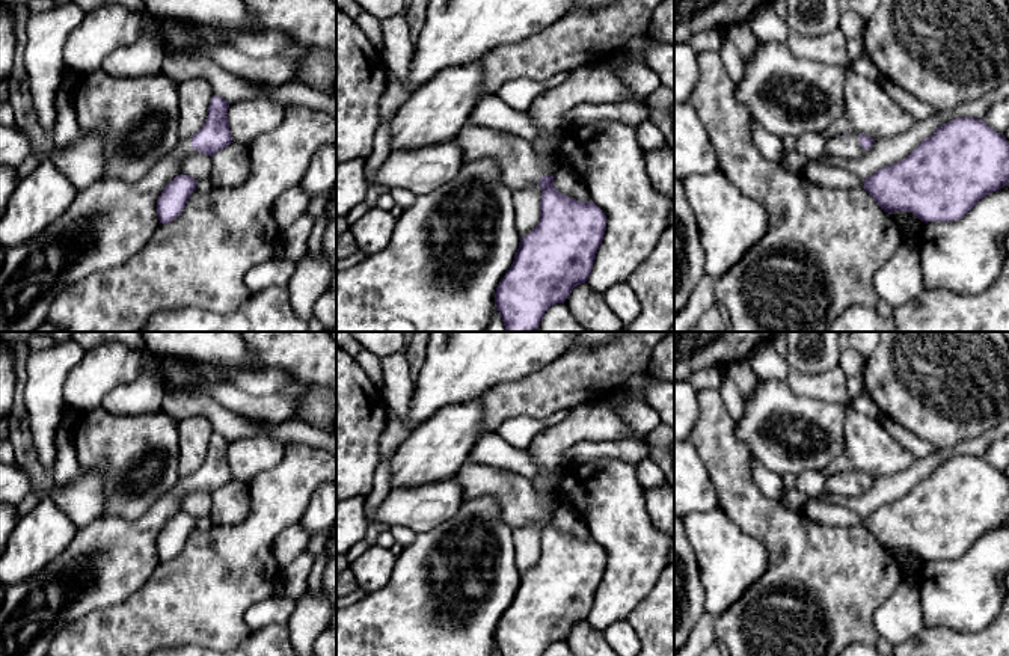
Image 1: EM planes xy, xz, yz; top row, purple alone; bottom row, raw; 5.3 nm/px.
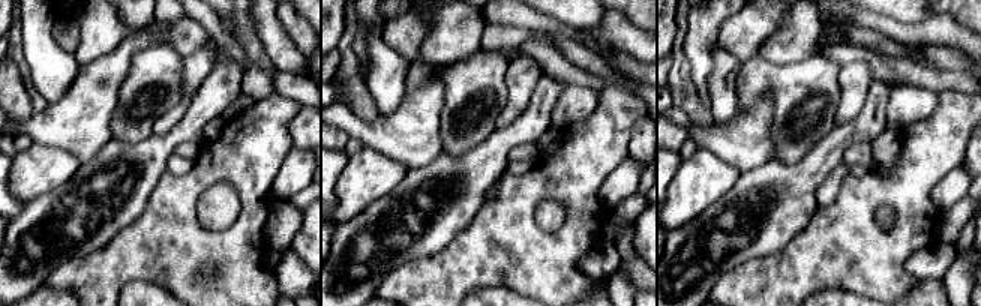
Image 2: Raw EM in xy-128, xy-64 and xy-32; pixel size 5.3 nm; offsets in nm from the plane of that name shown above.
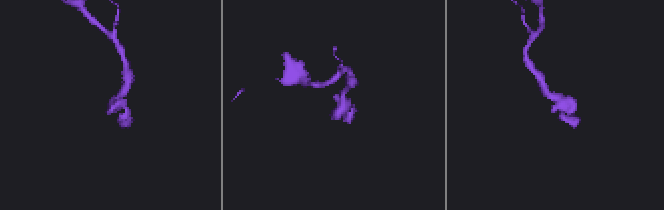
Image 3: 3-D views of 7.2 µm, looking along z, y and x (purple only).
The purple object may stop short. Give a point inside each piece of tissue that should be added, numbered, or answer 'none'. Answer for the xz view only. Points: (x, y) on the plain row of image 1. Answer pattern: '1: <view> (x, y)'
1: xz (519, 504)

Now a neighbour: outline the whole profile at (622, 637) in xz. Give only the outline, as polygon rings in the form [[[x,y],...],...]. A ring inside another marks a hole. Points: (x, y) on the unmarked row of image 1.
[[[618,621],[606,627],[603,638],[618,656],[638,656],[641,651],[639,638],[627,621]]]

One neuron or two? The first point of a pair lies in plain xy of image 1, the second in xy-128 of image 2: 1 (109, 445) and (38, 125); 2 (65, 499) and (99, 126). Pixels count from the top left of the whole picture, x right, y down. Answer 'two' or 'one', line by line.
1: two
2: one

